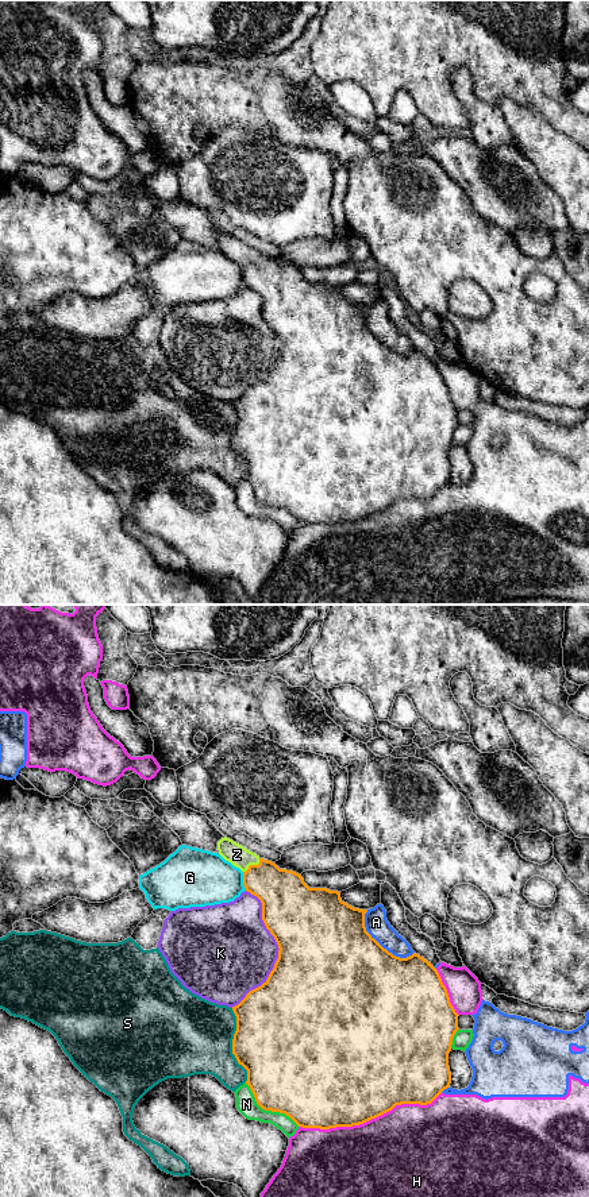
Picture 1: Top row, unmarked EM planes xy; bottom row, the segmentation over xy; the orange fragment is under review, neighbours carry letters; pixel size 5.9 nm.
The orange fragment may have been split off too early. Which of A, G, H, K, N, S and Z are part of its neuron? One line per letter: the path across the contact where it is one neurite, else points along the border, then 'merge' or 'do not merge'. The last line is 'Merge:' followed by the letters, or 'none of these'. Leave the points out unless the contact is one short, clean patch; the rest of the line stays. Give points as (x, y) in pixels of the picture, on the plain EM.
A: do not merge
G: do not merge
H: do not merge
K: do not merge
N: do not merge
S: do not merge
Z: way xy (284, 289), (253, 261), (237, 250); merge
Merge: Z

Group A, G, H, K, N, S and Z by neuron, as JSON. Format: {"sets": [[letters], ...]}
{"sets": [["A", "H"], ["G"], ["K"], ["N"], ["S"], ["Z"]]}

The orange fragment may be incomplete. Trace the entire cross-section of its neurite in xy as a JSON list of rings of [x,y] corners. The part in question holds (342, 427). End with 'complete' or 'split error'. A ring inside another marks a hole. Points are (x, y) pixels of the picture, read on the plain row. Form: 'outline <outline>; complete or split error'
outline [[[227,232],[217,238],[217,246],[226,256],[243,267],[243,281],[247,287],[261,296],[262,316],[280,344],[278,354],[267,375],[261,382],[250,386],[238,401],[232,402],[236,412],[232,449],[238,459],[247,466],[246,479],[250,482],[257,499],[265,506],[285,509],[299,522],[330,525],[363,520],[392,506],[396,501],[431,499],[444,484],[450,483],[449,448],[451,447],[453,433],[459,425],[459,410],[451,401],[447,385],[431,358],[416,348],[407,354],[400,354],[384,344],[366,327],[365,309],[367,305],[349,301],[340,294],[340,287],[327,283],[309,283],[301,270],[293,266],[280,265],[274,258],[261,254]]]; split error

